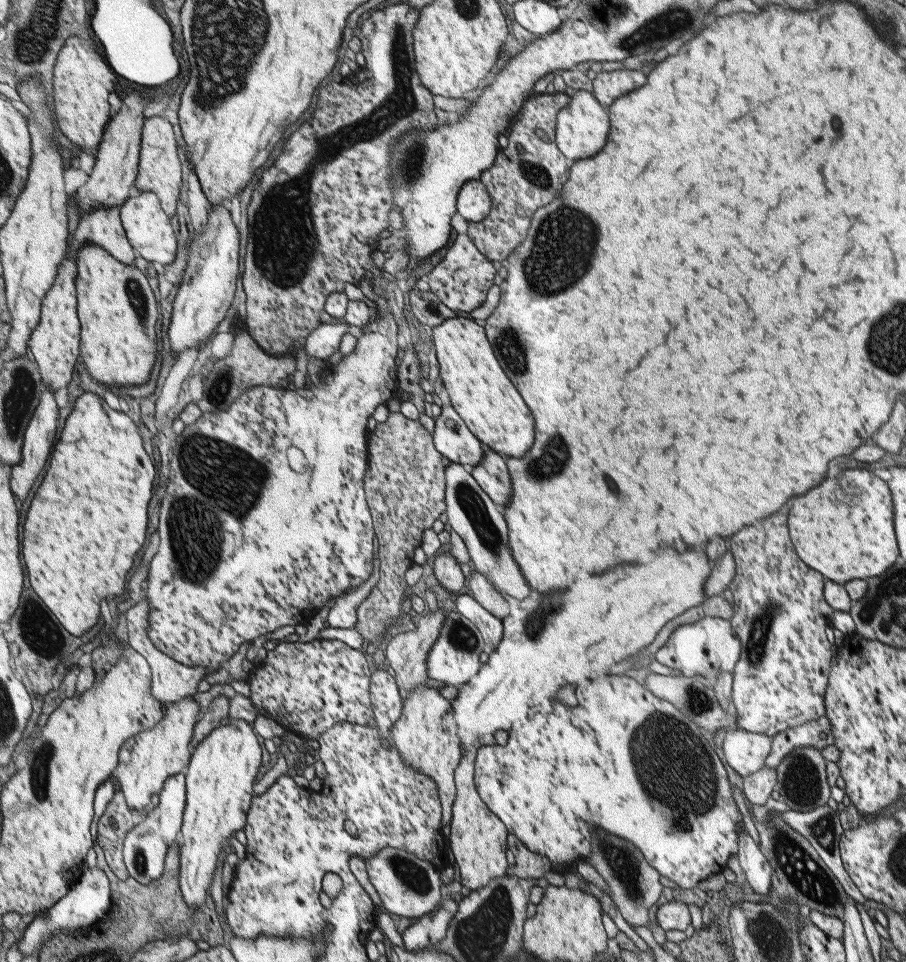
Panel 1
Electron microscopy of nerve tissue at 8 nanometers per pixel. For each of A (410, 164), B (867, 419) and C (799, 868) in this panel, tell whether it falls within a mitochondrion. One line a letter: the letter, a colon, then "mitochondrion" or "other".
A: mitochondrion
B: other
C: mitochondrion

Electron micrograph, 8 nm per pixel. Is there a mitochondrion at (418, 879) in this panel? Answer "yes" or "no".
yes

